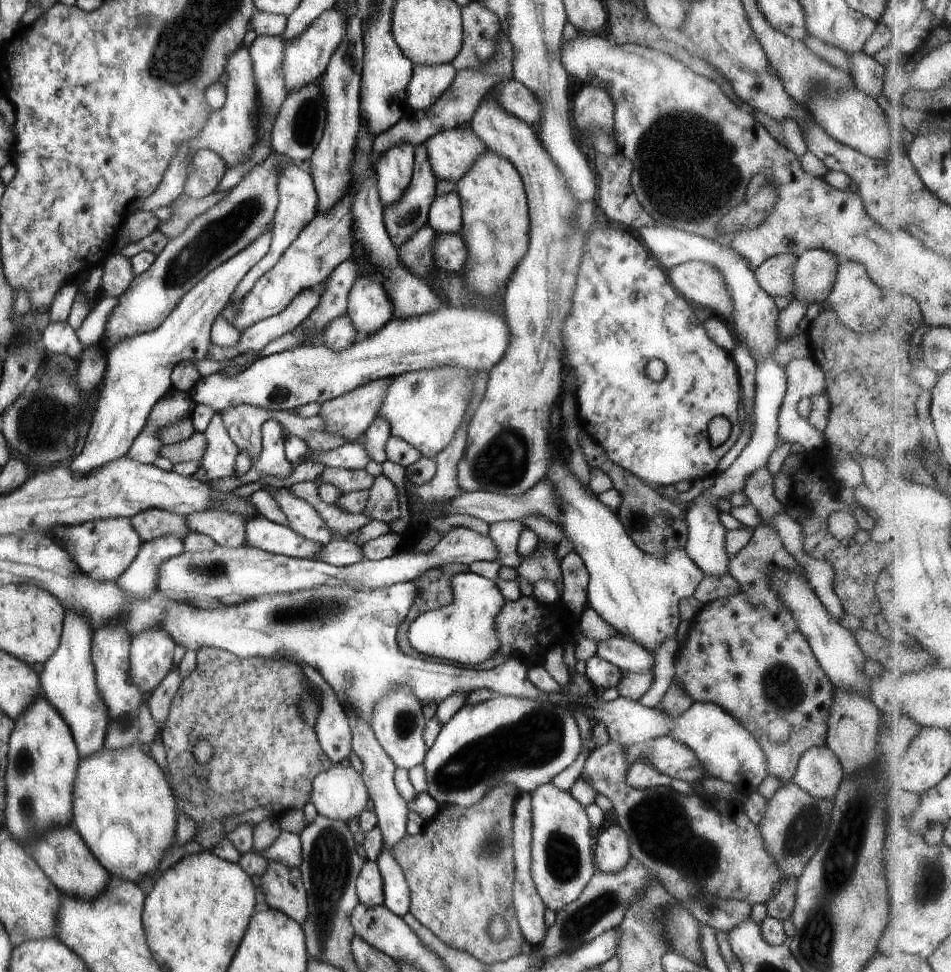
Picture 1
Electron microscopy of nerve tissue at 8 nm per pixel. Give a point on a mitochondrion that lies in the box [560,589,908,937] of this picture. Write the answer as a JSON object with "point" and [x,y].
{"point":[659,823]}

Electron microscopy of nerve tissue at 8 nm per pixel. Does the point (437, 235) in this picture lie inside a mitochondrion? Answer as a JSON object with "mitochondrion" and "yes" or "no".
{"mitochondrion":"no"}

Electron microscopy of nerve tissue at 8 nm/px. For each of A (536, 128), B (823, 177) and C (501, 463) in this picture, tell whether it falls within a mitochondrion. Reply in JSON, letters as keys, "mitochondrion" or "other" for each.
{"A":"other","B":"other","C":"mitochondrion"}

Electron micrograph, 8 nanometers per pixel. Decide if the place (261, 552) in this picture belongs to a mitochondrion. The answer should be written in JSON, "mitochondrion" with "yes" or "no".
{"mitochondrion":"no"}

